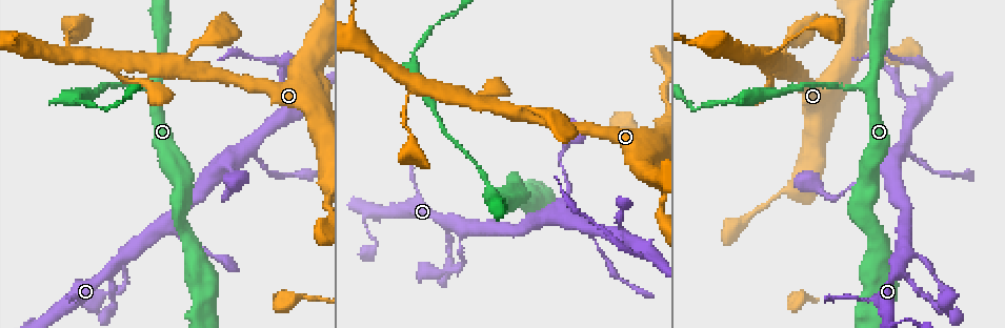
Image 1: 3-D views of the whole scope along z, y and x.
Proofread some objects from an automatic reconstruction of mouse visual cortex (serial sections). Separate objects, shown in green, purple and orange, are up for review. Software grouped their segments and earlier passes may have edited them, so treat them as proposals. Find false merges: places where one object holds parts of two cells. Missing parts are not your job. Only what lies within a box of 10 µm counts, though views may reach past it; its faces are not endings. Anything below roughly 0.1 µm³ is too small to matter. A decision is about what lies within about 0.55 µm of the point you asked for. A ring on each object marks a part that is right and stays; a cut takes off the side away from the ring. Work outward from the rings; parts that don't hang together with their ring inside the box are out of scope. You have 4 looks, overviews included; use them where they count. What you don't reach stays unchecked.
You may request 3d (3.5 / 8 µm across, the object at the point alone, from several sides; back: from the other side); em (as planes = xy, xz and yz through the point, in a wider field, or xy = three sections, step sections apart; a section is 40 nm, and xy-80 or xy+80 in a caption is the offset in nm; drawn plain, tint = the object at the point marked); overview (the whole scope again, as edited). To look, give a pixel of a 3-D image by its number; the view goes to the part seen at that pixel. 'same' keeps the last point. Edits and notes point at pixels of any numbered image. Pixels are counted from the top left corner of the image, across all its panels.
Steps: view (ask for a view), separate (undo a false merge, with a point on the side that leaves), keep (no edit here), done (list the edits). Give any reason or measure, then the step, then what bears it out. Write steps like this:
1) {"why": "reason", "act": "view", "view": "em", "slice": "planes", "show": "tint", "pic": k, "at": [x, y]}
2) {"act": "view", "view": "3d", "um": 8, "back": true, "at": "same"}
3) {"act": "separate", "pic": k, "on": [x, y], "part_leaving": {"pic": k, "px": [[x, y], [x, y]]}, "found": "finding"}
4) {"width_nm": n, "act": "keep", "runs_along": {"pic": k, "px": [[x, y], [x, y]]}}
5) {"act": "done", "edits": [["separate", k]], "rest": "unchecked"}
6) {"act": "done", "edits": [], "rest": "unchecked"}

{"why": "calibre changes", "act": "view", "view": "3d", "um": 8, "back": true, "pic": 1, "at": [103, 310]}

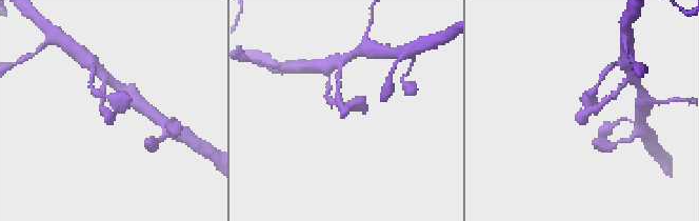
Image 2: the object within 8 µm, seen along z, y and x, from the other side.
{"why": "shape alone is not enough", "act": "view", "view": "em", "slice": "xy", "step": 1, "show": "tint", "at": "same"}

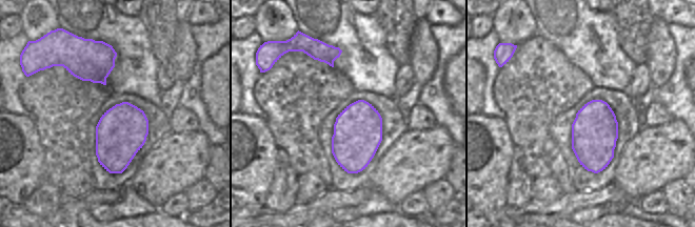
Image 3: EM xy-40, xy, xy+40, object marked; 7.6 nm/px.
{"act": "keep", "runs_along": {"pic": 2, "px": [[338, 87], [339, 103], [364, 114]]}, "found": "one cell here"}

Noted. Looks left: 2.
{"why": "sharp bend", "act": "view", "view": "3d", "um": 3.5, "pic": 1, "at": [869, 87]}

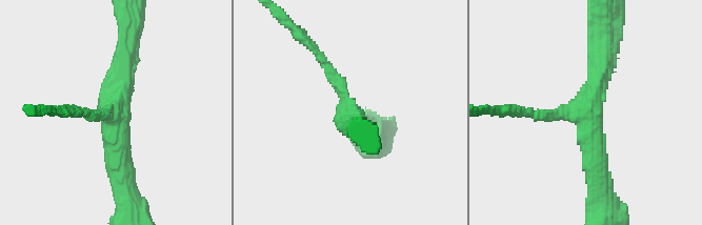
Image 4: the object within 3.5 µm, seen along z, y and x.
{"arms": 3, "arm_widths_nm": [200, 300, 350], "act": "view", "view": "em", "slice": "xy", "step": 5, "show": "tint", "pic": 4, "at": [585, 112]}

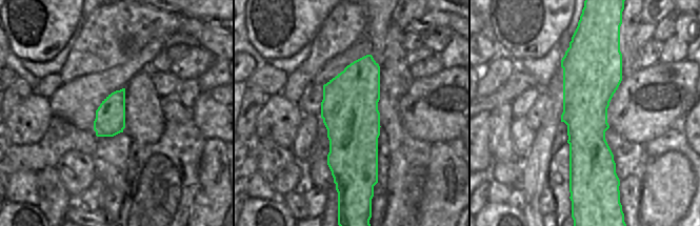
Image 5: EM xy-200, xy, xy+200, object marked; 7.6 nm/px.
{"act": "keep", "runs_along": {"pic": 4, "px": [[121, 181], [112, 113], [124, 48]]}, "found": "one cell here"}

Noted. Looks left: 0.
{"act": "done", "edits": [], "rest": "unchecked"}

